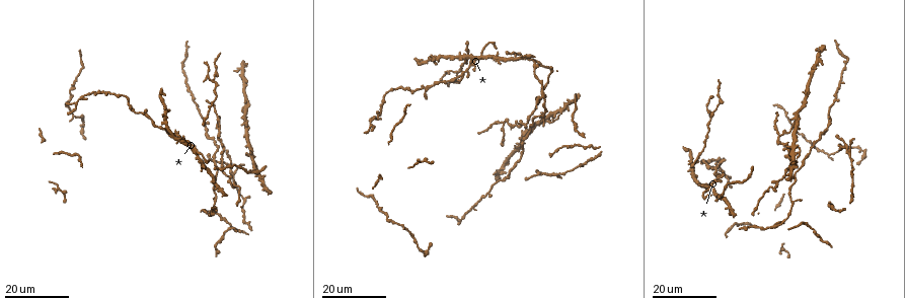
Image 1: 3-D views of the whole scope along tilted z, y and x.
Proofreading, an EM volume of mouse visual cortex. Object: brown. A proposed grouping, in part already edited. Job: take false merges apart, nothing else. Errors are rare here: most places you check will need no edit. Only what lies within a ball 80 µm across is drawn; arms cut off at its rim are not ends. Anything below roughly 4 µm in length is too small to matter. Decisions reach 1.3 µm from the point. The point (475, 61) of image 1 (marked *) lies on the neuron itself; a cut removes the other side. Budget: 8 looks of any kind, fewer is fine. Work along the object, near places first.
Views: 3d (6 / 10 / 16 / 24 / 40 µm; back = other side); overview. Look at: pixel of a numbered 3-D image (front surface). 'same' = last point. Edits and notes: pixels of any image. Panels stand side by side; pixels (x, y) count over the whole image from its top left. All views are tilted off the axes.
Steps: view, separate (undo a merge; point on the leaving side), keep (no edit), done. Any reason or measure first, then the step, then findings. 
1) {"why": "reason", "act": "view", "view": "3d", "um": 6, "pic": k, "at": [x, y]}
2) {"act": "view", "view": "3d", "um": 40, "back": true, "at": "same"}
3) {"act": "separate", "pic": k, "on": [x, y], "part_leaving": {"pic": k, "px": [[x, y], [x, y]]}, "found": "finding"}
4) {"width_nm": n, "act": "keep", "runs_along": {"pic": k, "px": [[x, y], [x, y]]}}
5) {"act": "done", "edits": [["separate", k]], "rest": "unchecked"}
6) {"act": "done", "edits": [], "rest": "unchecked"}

{"act": "view", "view": "3d", "um": 16, "pic": 1, "at": [710, 189]}

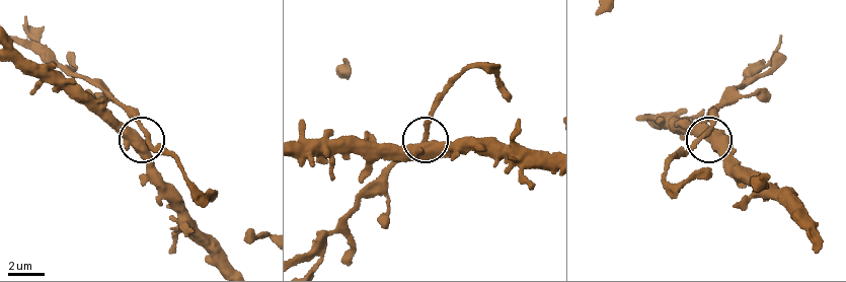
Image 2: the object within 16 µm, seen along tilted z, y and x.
{"act": "view", "view": "3d", "um": 6, "pic": 2, "at": [710, 134]}

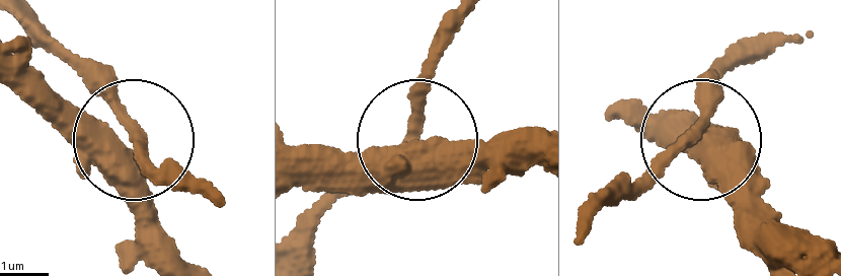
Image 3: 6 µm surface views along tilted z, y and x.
{"act": "keep", "found": "one neuron here"}

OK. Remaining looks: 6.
{"act": "view", "view": "3d", "um": 24, "pic": 1, "at": [847, 143]}

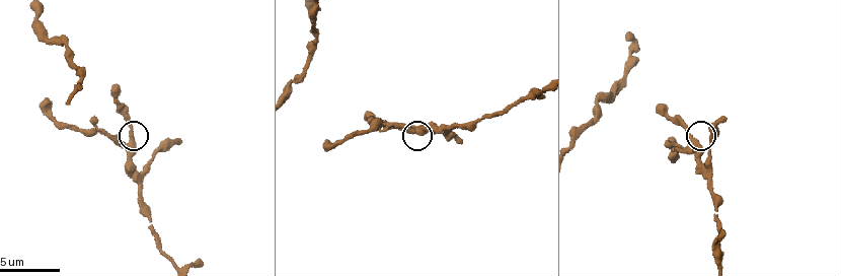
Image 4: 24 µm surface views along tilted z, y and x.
{"act": "view", "view": "3d", "um": 6, "pic": 4, "at": [130, 138]}

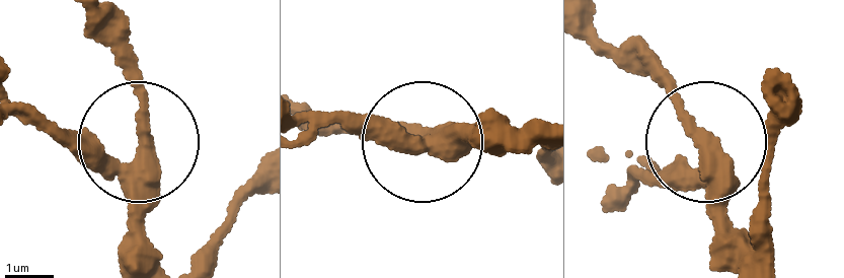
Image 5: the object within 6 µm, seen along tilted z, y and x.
{"width_nm": 320, "act": "keep", "found": "one neuron here"}

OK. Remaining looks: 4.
{"why": "small branch off a trunk", "act": "view", "view": "3d", "um": 24, "pic": 1, "at": [504, 122]}

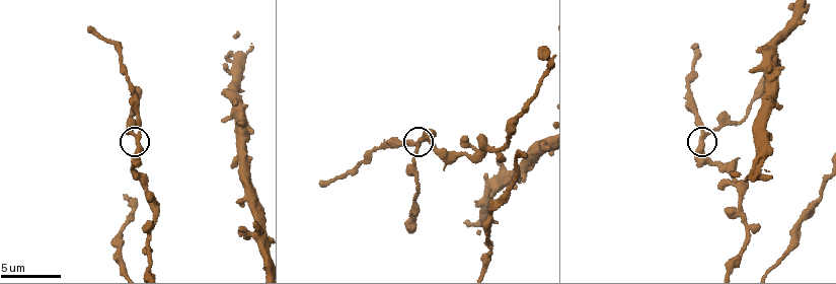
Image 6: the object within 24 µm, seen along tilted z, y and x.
{"act": "view", "view": "3d", "um": 6, "pic": 6, "at": [139, 133]}

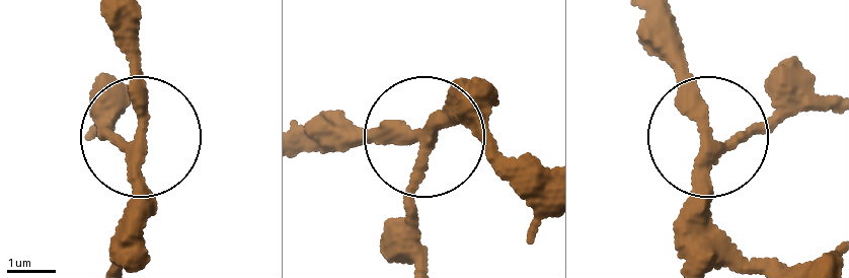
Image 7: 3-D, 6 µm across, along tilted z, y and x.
{"width_nm": 230, "act": "keep", "found": "continuous, no second neuron"}

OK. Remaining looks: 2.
{"why": "two arms in line, one across", "act": "view", "view": "3d", "um": 24, "pic": 1, "at": [214, 199]}

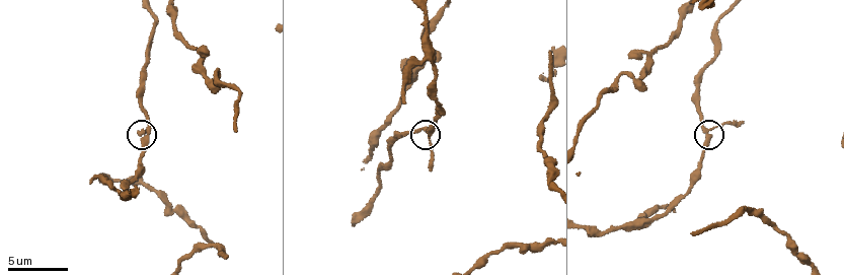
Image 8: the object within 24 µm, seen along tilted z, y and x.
{"why": "closer look", "act": "view", "view": "3d", "um": 10, "pic": 8, "at": [149, 131]}

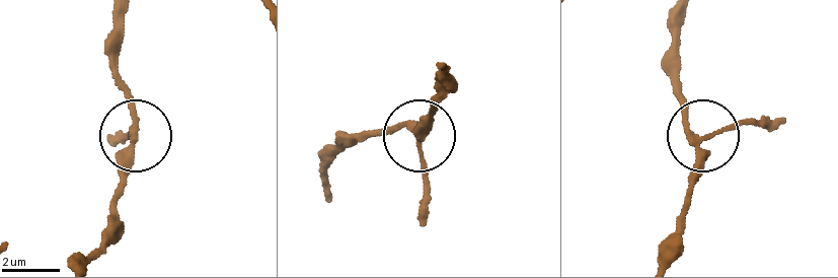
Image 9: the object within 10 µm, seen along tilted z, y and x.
{"width_nm": 190, "act": "keep", "runs_along": {"pic": 9, "px": [[84, 258], [111, 212], [131, 134], [121, 139]]}, "found": "continuous, no second neuron"}

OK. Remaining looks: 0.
{"act": "done", "edits": [], "rest": "unchecked"}

